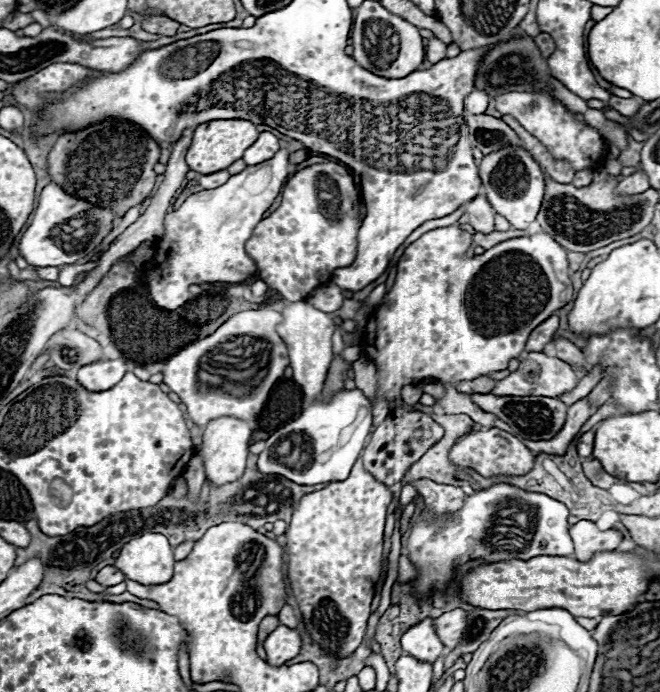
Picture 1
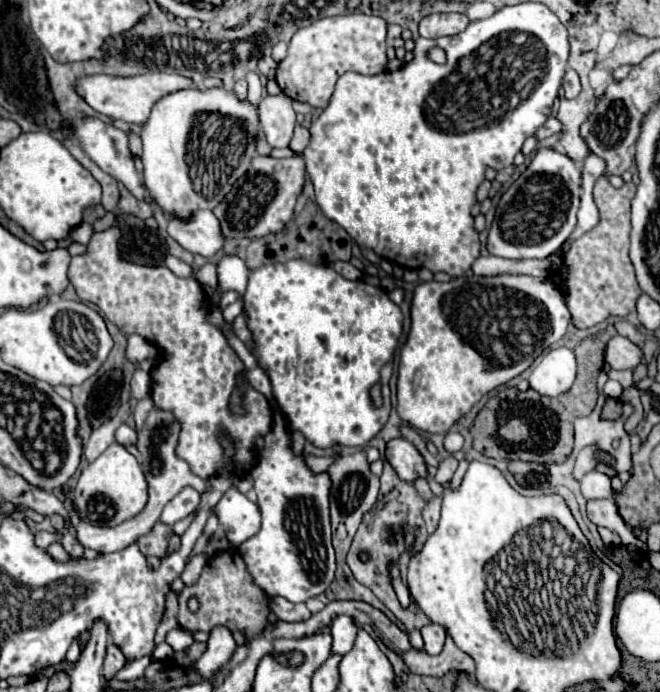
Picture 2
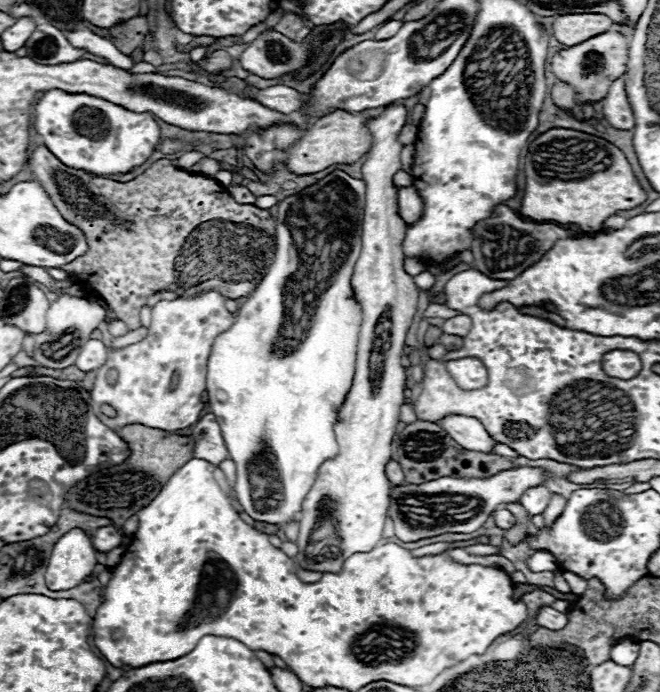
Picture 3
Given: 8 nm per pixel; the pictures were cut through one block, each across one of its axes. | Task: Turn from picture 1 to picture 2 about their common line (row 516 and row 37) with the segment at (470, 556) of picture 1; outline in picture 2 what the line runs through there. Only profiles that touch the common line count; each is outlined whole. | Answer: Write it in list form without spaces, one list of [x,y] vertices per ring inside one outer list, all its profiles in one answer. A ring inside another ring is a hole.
[[[522,2],[516,6],[506,6],[484,20],[474,20],[468,24],[466,30],[462,30],[456,36],[444,36],[444,38],[418,38],[414,46],[414,60],[398,68],[396,72],[382,72],[374,76],[364,76],[356,72],[346,72],[338,78],[334,94],[328,102],[328,106],[322,110],[322,114],[310,124],[310,144],[302,152],[302,158],[306,160],[306,174],[314,184],[316,204],[320,206],[322,214],[342,226],[352,240],[360,248],[370,248],[378,256],[410,270],[428,268],[432,272],[446,272],[450,276],[462,276],[466,270],[470,270],[472,262],[480,256],[480,240],[478,232],[474,230],[474,218],[470,216],[470,210],[476,202],[476,190],[484,182],[486,168],[502,170],[512,166],[514,156],[522,150],[522,144],[526,138],[534,136],[536,130],[548,120],[552,102],[558,96],[562,76],[568,66],[568,32],[564,24],[558,20],[558,16],[548,10],[544,4],[538,2]],[[430,48],[442,48],[446,52],[446,62],[436,64],[428,58]]]

